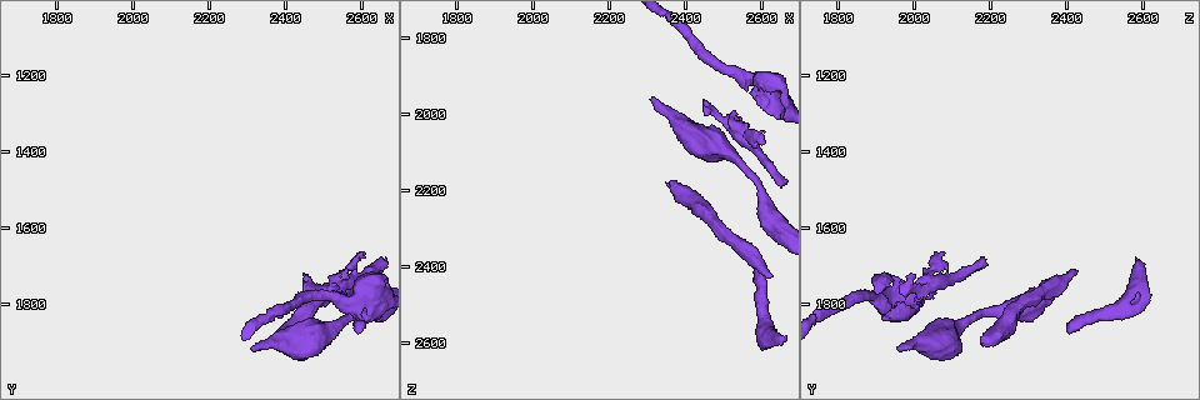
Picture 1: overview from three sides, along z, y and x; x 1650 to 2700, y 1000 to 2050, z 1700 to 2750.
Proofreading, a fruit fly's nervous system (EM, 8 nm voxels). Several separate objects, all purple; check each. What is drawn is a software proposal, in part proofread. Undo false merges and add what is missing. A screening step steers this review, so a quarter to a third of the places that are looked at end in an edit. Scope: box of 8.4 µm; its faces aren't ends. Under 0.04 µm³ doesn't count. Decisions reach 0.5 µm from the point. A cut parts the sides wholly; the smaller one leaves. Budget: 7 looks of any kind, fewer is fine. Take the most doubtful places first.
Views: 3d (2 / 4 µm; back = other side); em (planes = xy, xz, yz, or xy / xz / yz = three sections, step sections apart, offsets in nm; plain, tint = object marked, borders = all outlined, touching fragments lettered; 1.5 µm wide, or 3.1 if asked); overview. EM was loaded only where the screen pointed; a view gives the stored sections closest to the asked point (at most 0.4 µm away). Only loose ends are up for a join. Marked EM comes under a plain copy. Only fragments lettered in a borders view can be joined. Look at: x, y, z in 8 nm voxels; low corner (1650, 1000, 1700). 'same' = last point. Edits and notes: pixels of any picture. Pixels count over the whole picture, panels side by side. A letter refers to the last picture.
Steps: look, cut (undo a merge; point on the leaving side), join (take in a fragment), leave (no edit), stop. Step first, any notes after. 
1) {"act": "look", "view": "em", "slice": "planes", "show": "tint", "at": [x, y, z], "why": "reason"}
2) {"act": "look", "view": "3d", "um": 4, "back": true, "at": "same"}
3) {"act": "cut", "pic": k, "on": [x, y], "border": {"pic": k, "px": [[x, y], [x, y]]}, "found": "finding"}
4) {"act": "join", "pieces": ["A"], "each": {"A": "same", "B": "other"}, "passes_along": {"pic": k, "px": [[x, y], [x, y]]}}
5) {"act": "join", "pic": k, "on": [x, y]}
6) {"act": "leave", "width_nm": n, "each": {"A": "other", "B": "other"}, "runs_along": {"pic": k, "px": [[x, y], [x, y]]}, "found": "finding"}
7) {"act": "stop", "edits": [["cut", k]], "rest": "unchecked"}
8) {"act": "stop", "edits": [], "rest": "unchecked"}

{"act": "look", "view": "3d", "um": 2, "at": [2355, 1910, 2170], "why": "an open end"}

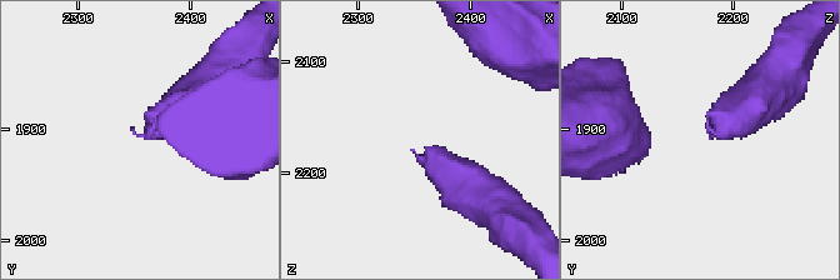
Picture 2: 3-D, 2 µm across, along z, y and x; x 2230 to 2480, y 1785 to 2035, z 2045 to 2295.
{"act": "look", "view": "em", "slice": "xz", "step": 8, "show": "tint", "at": [2350, 1904, 2178], "why": "need the tissue"}

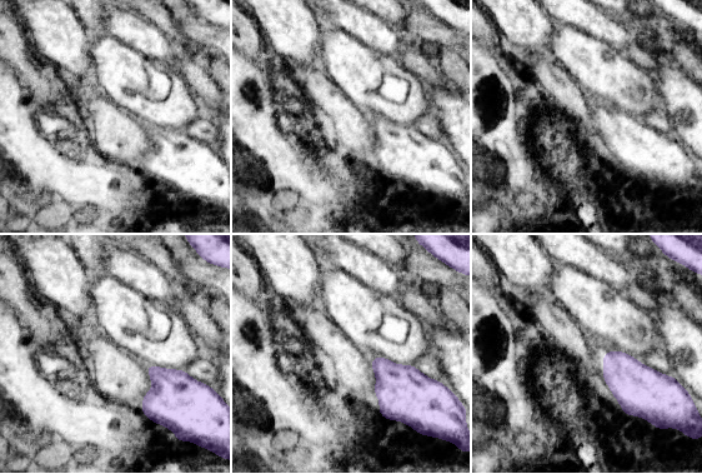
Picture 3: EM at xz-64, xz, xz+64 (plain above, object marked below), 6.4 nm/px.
{"act": "look", "view": "em", "slice": "planes", "show": "borders", "at": "same"}

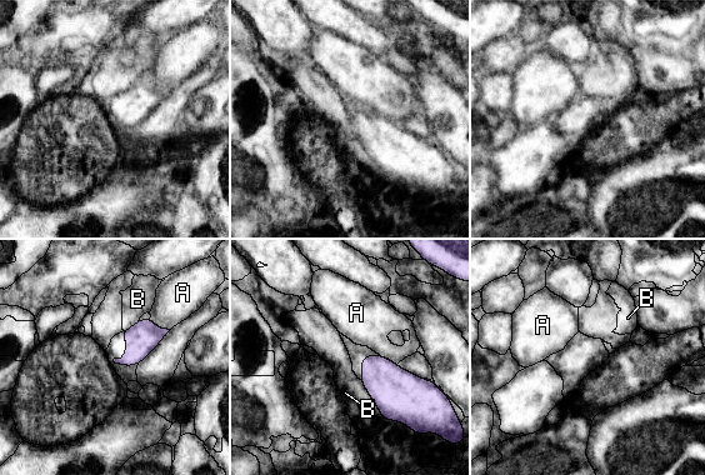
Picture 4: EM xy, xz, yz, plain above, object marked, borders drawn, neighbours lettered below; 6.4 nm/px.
{"act": "leave", "each": {"A": "other", "B": "other"}, "found": "no lettered fragment goes on from it"}

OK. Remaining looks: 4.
{"act": "look", "view": "3d", "um": 4, "at": [2625, 1715, 2425], "why": "free end"}

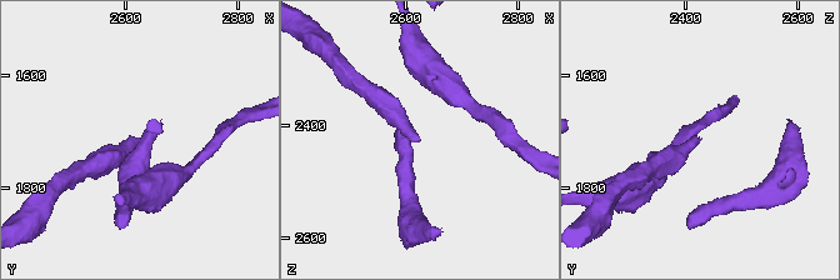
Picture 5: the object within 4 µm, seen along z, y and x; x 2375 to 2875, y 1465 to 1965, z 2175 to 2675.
{"act": "look", "view": "em", "slice": "yz", "step": 8, "show": "borders", "at": [2625, 1710, 2430], "why": "need the tissue"}

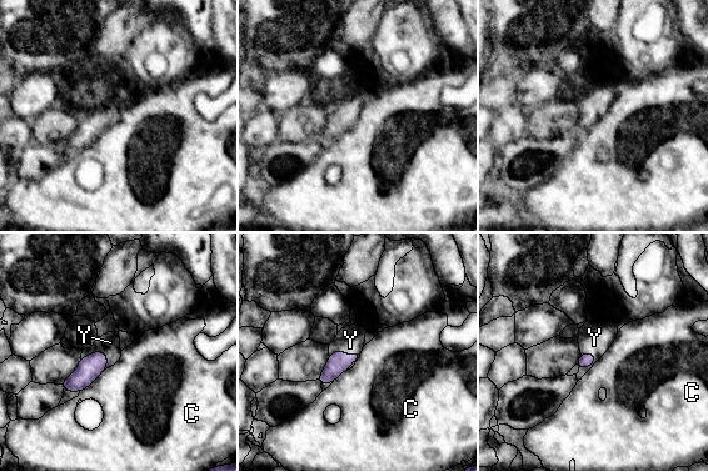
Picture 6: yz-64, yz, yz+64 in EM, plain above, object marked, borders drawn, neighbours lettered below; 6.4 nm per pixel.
{"act": "look", "view": "em", "slice": "planes", "show": "borders", "at": "same"}

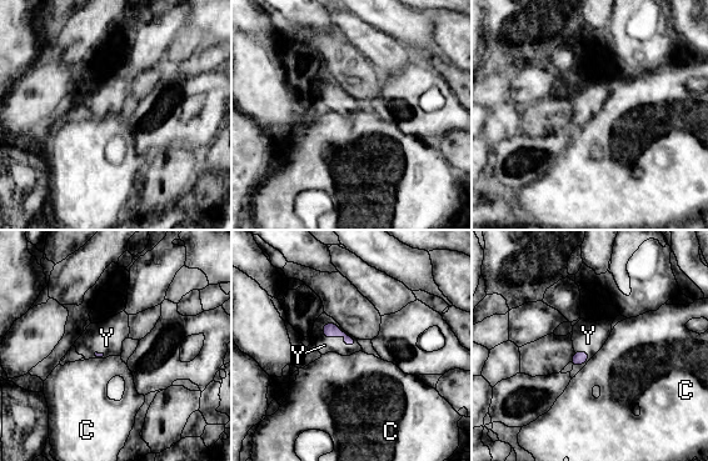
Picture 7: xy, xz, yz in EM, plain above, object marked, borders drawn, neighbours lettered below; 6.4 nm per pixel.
{"act": "join", "pieces": ["Y"], "longest_contact_nm": ["Y", 240], "each": {"C": "other", "Y": "same"}, "passes_along": {"pic": 7, "px": [[330, 330], [337, 335], [324, 345]]}, "found": "the neuron continues"}

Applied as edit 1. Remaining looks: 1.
{"act": "stop", "edits": [["join", 7]], "rest": "unchecked"}

